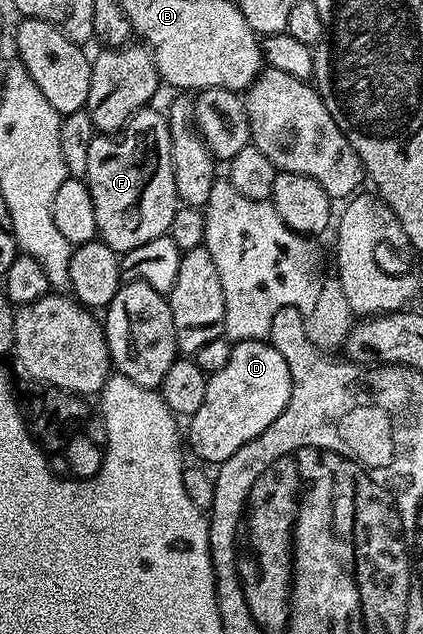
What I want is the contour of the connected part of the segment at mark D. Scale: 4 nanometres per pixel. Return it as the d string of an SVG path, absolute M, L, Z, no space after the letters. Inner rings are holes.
M268 339L236 341L231 358L227 358L227 366L209 376L203 406L199 406L199 410L195 410L188 421L188 447L190 444L194 454L206 460L201 462L219 466L231 458L235 450L259 438L259 434L263 434L263 430L267 430L267 426L271 426L271 422L283 414L291 398L292 385L291 370L287 370L283 354L279 354L279 350L275 350Z

